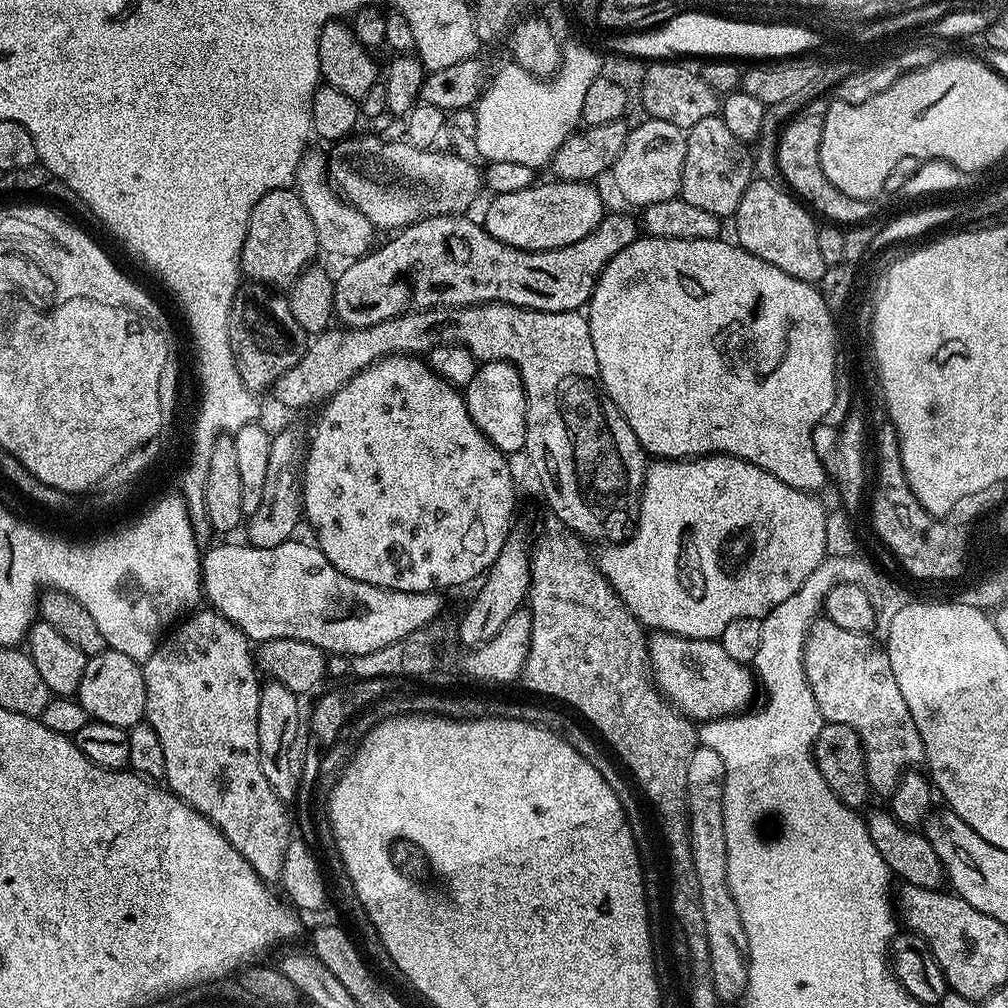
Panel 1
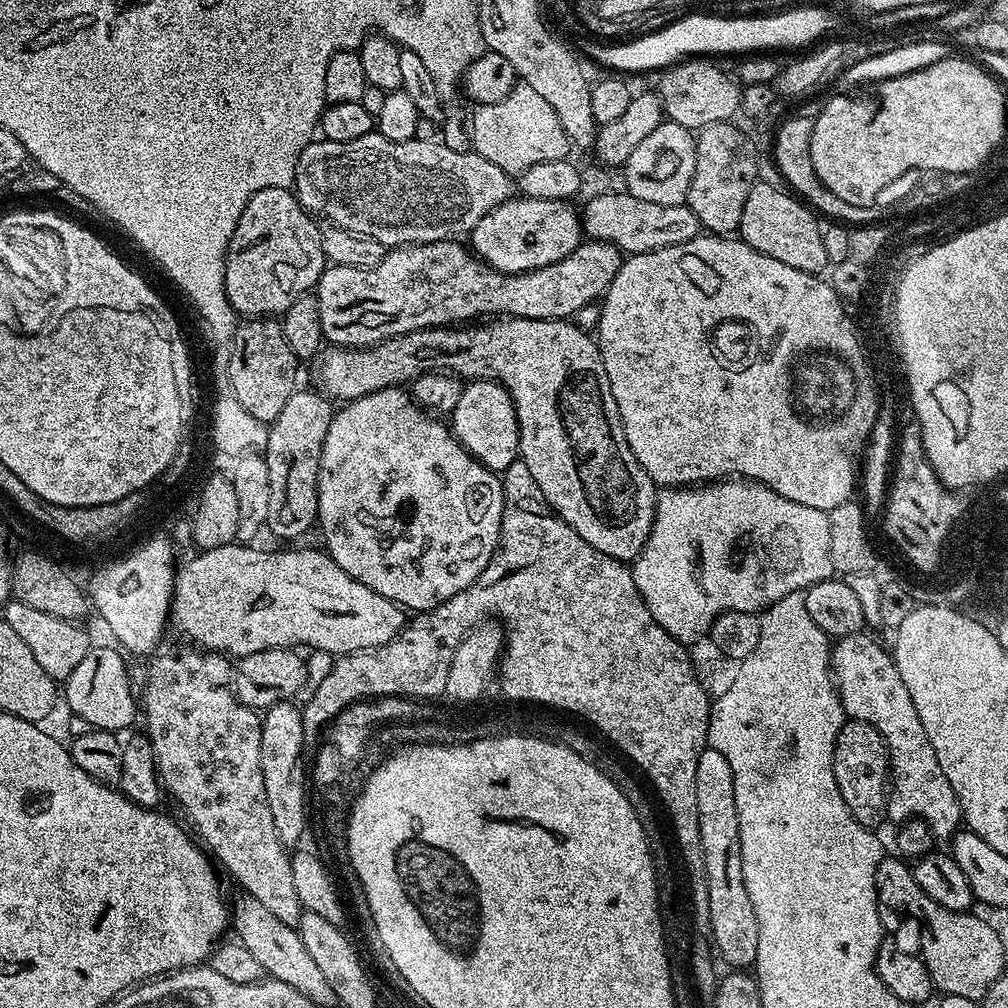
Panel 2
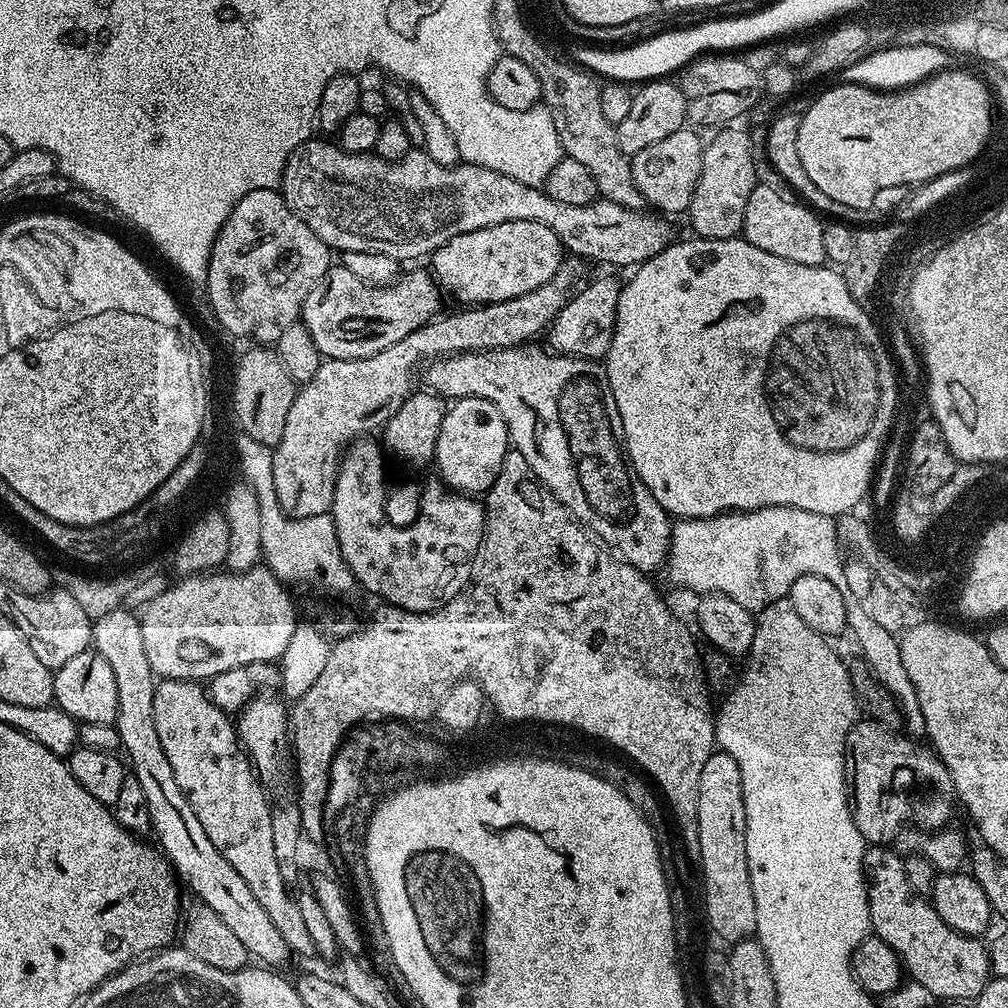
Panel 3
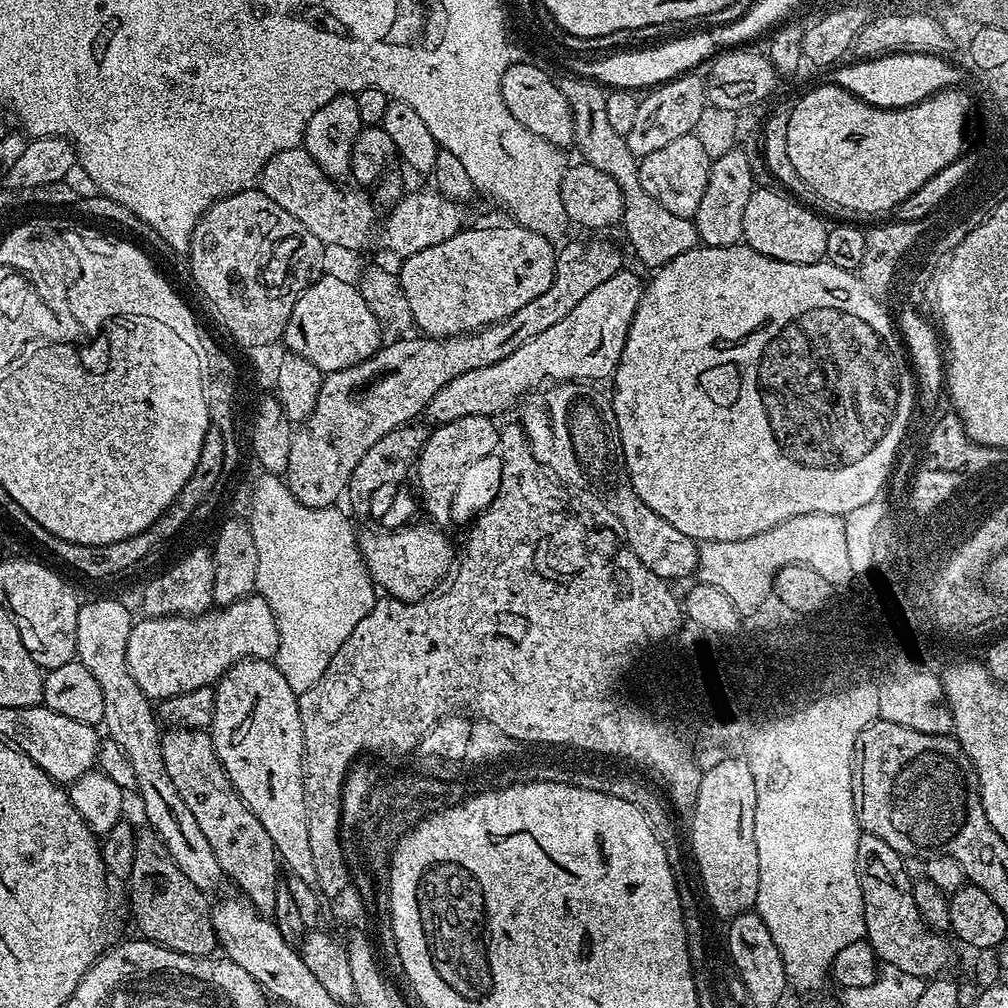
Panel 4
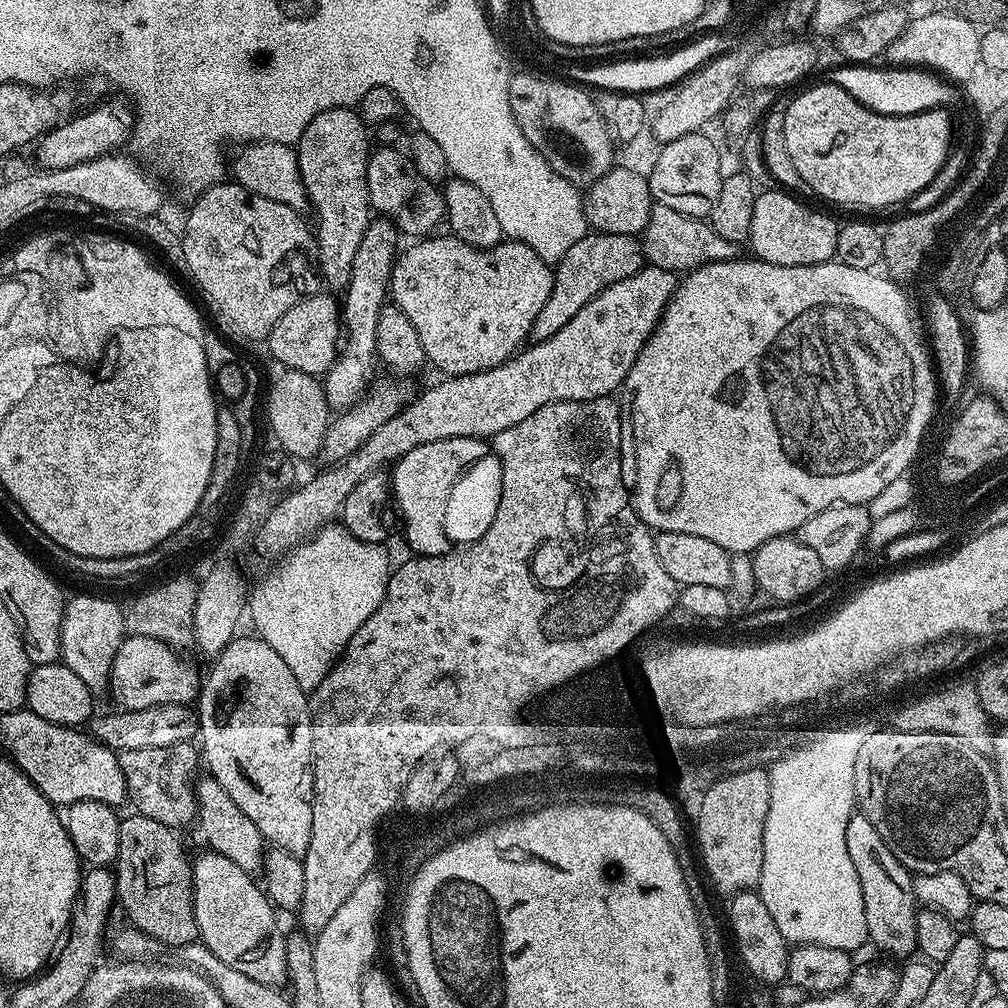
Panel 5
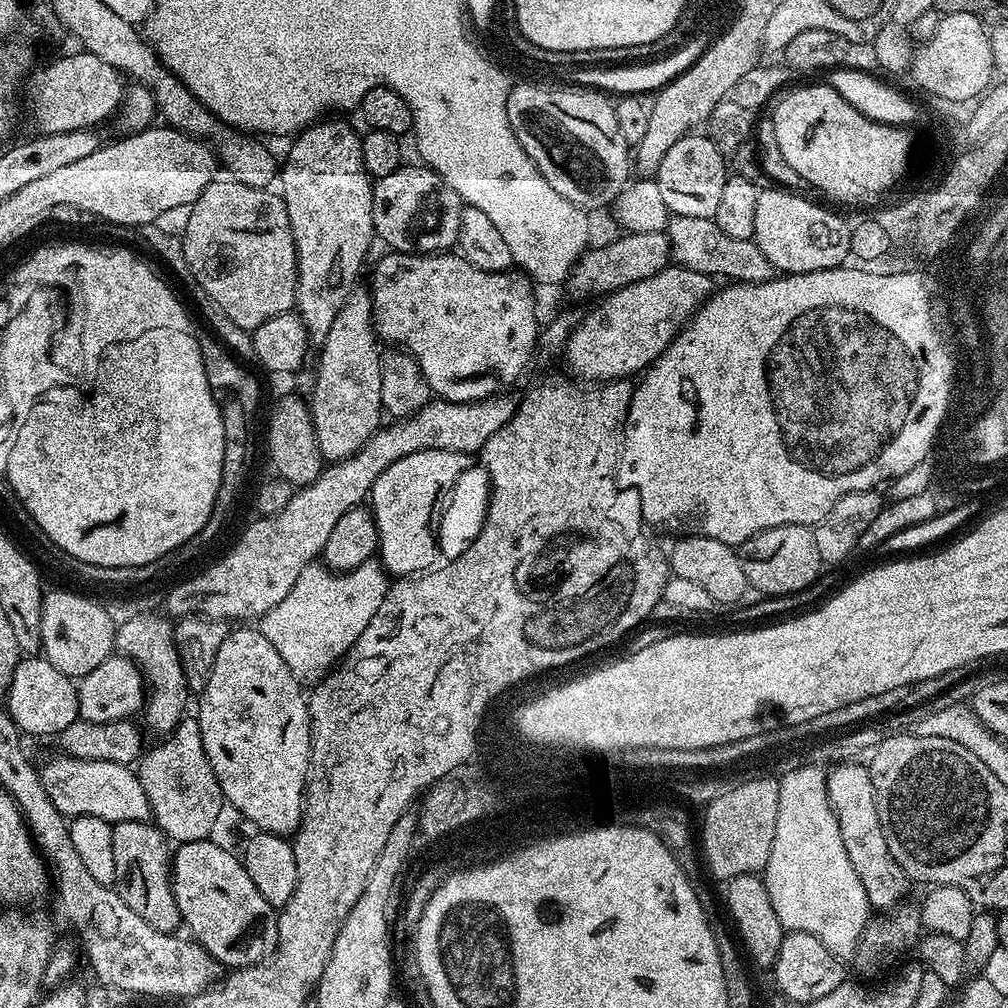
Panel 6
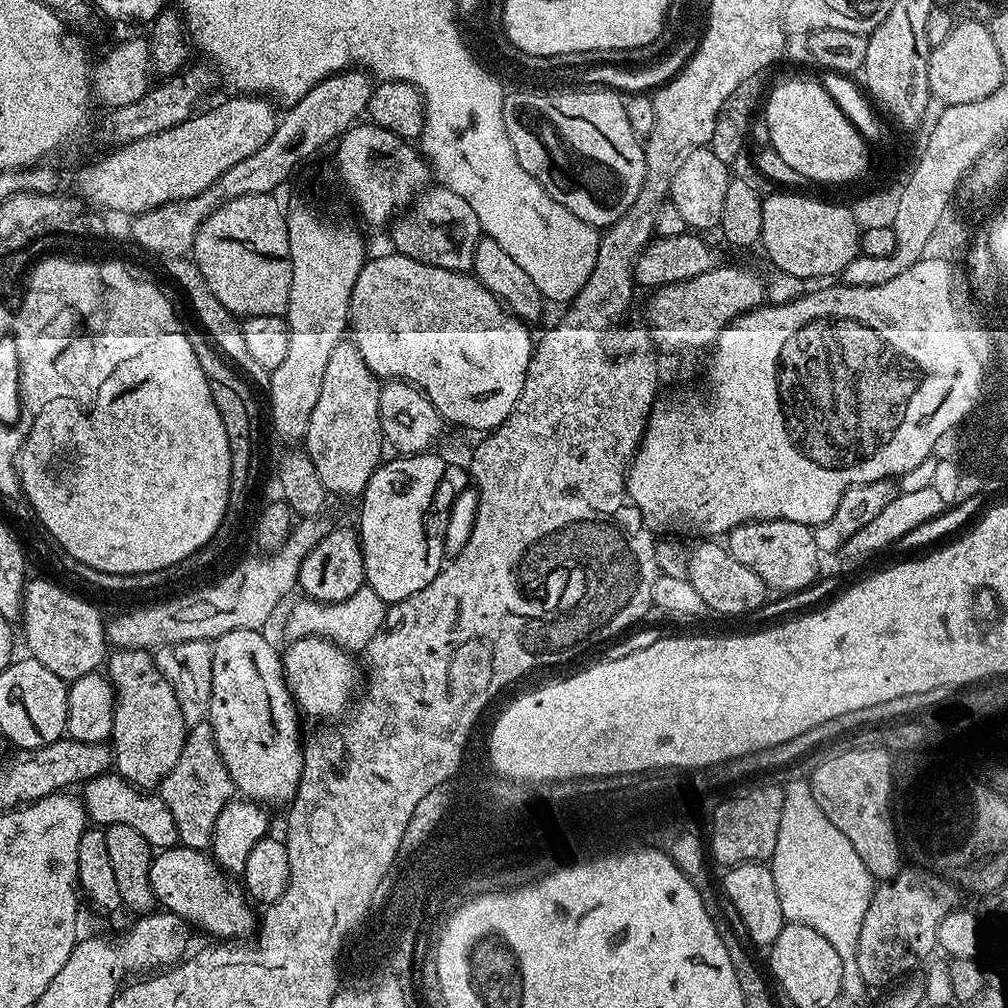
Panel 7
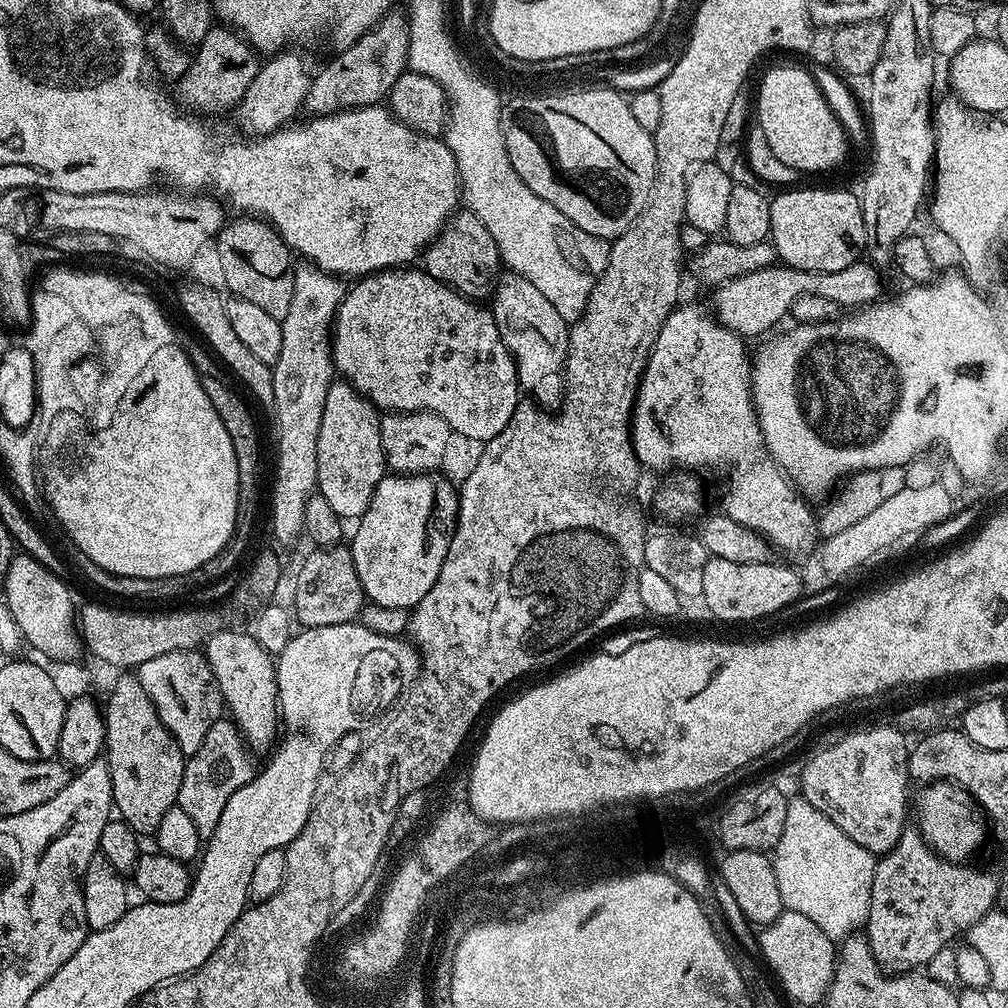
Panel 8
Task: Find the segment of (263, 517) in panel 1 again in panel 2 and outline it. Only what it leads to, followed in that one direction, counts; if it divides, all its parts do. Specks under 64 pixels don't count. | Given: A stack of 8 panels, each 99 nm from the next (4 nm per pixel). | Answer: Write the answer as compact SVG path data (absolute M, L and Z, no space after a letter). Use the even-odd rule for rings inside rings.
M297 390L290 398L286 398L286 406L282 406L282 414L271 421L268 429L268 441L262 449L266 466L270 470L270 510L268 511L267 531L281 536L284 542L296 542L308 527L317 523L318 510L318 470L322 442L326 438L326 430L332 421L334 404L327 395L319 391L303 392Z

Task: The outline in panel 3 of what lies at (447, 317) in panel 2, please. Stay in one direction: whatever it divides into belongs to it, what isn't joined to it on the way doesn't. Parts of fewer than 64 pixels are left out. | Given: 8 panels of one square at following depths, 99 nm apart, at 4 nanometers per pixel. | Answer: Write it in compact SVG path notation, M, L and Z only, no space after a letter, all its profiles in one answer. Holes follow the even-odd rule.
M343 266L329 267L327 274L306 294L302 322L314 338L321 357L330 360L366 358L402 342L406 334L418 330L441 315L442 289L431 271L408 272L387 286L368 284Z

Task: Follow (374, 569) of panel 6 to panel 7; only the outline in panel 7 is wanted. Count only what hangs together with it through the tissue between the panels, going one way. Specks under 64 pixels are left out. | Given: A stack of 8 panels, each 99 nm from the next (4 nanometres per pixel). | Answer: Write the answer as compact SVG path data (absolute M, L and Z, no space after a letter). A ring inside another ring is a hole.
M367 586L359 588L351 598L337 604L319 604L317 600L300 598L288 616L288 632L293 641L323 638L340 645L349 653L360 654L367 648L370 638L378 634L387 613L384 600L378 598L378 594L374 594L374 590Z

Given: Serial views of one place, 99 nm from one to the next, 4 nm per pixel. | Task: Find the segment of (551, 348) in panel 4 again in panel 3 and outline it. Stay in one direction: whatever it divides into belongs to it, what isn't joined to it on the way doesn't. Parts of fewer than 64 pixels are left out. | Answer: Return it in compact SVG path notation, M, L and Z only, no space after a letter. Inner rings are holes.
M600 276L597 280L590 280L568 299L566 306L562 306L562 310L547 329L546 337L548 336L549 340L547 343L557 353L599 361L607 357L608 347L612 341L622 284L619 279L616 281L612 276Z

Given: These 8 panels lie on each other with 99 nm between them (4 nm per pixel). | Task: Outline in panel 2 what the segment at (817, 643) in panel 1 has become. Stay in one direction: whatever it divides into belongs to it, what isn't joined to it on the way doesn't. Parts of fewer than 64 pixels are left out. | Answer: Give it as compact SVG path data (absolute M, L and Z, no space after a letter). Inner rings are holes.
M864 635L842 636L831 645L830 671L845 717L874 726L888 748L890 791L886 796L886 816L896 826L913 818L927 820L933 837L951 837L952 824L959 825L962 820L954 786L938 766L938 754L934 754L934 746L926 738L922 718L918 718L918 710L910 702L910 690L906 690L906 682L898 674L893 653Z

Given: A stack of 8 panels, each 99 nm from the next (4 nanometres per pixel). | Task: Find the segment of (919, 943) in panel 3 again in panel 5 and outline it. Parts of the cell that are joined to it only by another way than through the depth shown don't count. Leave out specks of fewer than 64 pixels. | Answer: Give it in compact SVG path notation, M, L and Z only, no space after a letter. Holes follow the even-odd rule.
M853 814L850 822L846 822L846 846L850 850L850 862L854 862L858 882L862 886L868 940L892 956L911 957L911 952L917 951L918 911L916 895L912 889L913 873L909 872L898 858L894 858L882 834L878 834L874 822L870 822L870 818L866 818L863 814Z

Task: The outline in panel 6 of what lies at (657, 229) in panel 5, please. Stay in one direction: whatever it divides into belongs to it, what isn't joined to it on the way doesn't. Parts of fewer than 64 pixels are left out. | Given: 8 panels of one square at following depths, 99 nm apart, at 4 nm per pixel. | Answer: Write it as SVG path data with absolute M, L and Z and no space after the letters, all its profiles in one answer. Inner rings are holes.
M672 216L666 231L672 247L672 260L681 268L698 270L713 278L725 276L725 281L741 284L761 284L777 275L770 258L762 254L755 239L730 238L730 234L722 231L722 226L718 226L715 219Z

